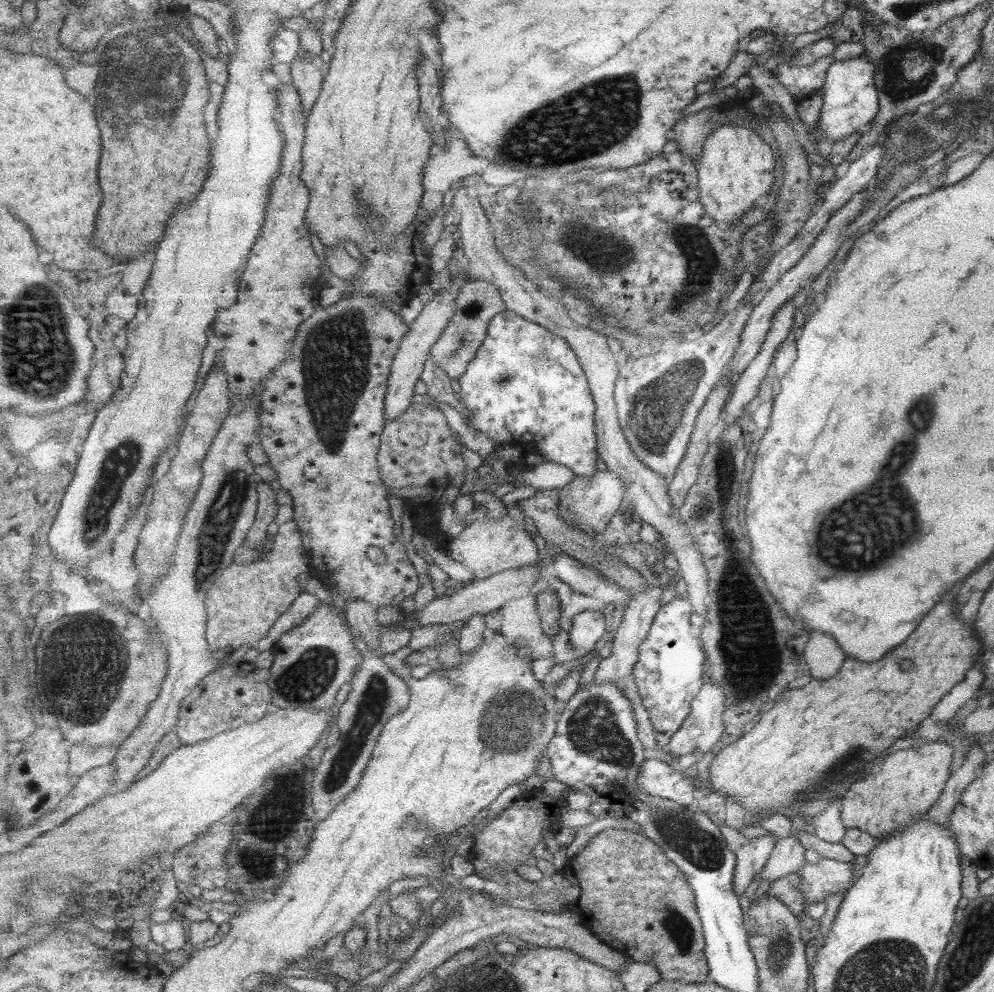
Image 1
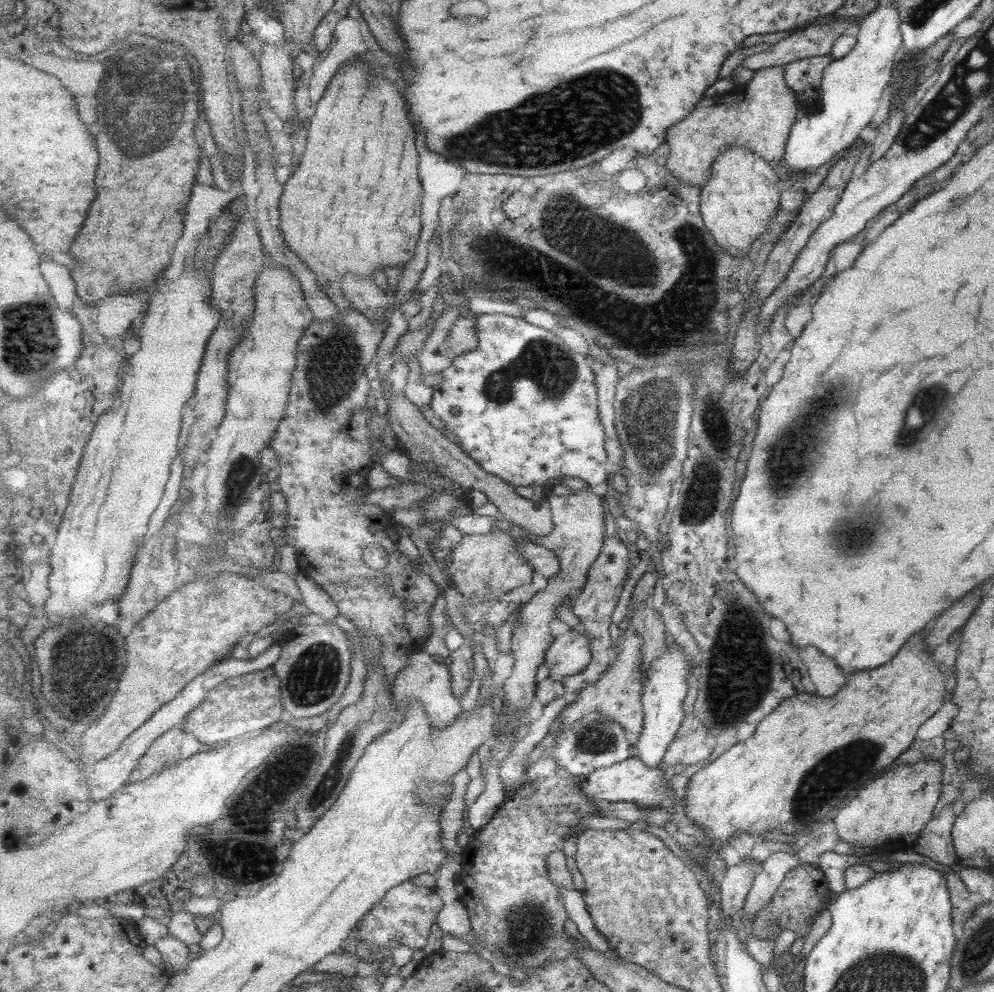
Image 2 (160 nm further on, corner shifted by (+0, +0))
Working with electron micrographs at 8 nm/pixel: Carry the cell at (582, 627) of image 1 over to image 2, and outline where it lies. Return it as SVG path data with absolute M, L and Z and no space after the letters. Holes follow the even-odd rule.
M583 628L569 629L557 634L546 651L550 678L561 680L583 672L592 661L590 634Z

